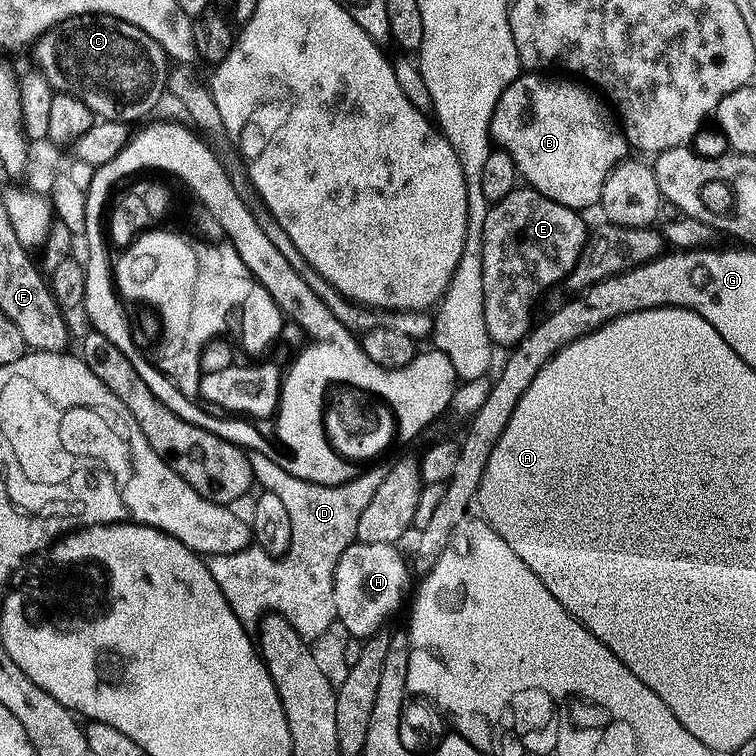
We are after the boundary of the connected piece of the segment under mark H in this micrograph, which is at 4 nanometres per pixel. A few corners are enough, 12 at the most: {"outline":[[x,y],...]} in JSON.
{"outline":[[352,542],[333,588],[352,638],[376,635],[403,606],[396,544]]}

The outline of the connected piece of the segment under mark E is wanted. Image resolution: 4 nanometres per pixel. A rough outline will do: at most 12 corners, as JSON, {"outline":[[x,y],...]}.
{"outline":[[527,186],[489,209],[493,345],[519,345],[532,298],[563,285],[590,224]]}

